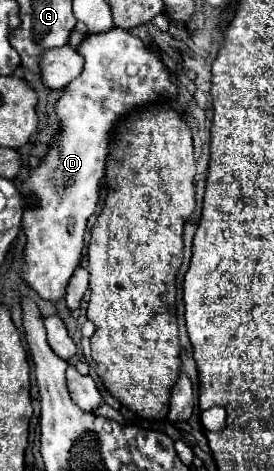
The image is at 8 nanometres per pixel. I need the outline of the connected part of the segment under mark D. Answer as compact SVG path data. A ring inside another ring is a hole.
M114 27L114 29L104 31L104 33L90 33L90 35L86 35L84 41L78 45L78 53L84 57L84 69L82 69L82 73L78 75L78 79L74 79L74 83L68 83L68 85L66 85L62 97L60 97L60 99L56 101L56 105L54 105L56 117L58 117L58 121L60 121L60 131L58 131L58 135L56 135L56 141L50 143L48 151L40 157L40 165L38 165L36 169L32 169L30 175L28 175L28 177L20 183L20 187L18 187L18 191L20 191L22 199L24 199L22 229L24 229L24 233L26 233L26 247L24 247L24 255L22 255L20 275L22 275L22 279L28 283L28 287L32 287L42 299L48 299L48 301L58 301L58 299L64 297L70 277L72 277L74 271L80 267L82 249L84 249L86 223L88 223L88 217L96 211L96 205L98 205L98 199L100 199L100 181L102 181L102 177L106 175L106 159L108 159L108 153L110 153L110 139L112 139L112 133L114 133L118 121L120 121L122 117L126 117L128 113L132 113L132 111L136 111L136 109L142 109L144 105L152 105L152 103L158 103L158 101L170 101L170 99L176 99L176 97L178 97L178 89L176 89L176 85L172 83L170 73L168 73L168 69L164 67L160 53L158 53L156 49L152 49L152 47L146 47L146 45L142 43L142 39L134 37L132 33L128 33L128 31L124 31L124 29L116 29L116 27ZM28 197L34 197L34 205L36 205L36 207L28 207Z

